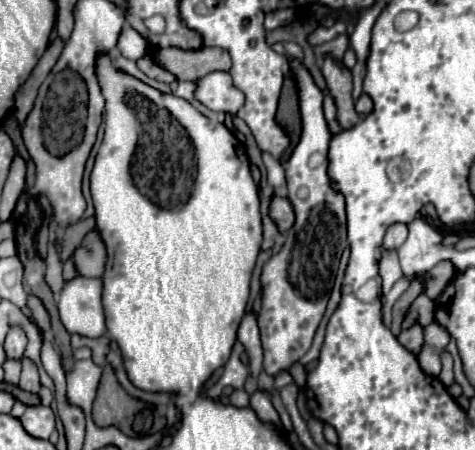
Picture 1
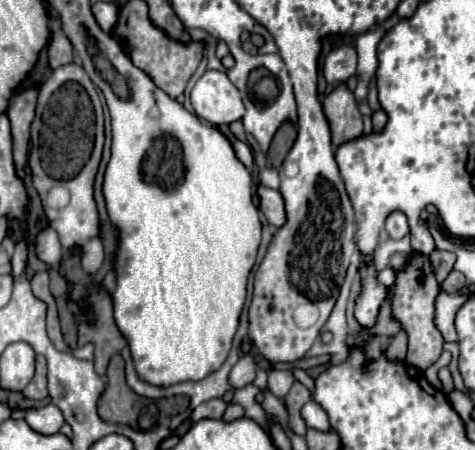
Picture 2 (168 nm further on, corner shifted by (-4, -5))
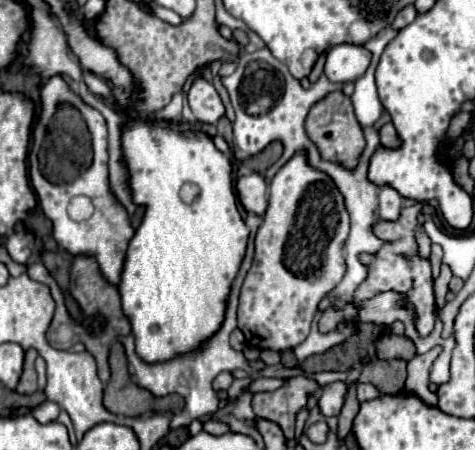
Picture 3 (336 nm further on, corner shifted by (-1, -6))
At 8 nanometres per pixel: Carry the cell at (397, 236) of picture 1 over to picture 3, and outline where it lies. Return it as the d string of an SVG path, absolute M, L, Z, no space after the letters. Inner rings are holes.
M387 184L379 188L379 216L383 220L397 220L401 206L403 206L403 198L395 188Z

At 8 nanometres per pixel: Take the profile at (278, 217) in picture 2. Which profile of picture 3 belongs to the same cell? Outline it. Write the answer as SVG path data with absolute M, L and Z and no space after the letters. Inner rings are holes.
M257 172L249 174L249 176L241 176L237 178L237 198L243 204L243 208L247 212L255 212L255 214L263 214L267 208L267 184L265 178Z

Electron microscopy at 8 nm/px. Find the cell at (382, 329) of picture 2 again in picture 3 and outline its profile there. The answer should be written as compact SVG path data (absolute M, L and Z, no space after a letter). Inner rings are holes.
M387 334L375 342L379 358L401 358L411 360L415 356L415 344L409 342L405 336Z

